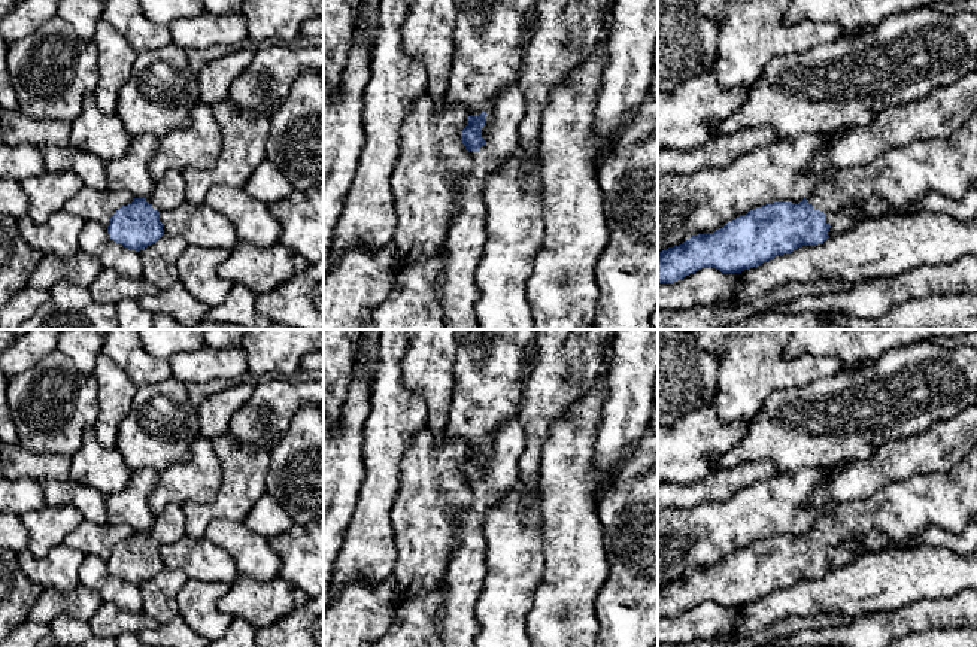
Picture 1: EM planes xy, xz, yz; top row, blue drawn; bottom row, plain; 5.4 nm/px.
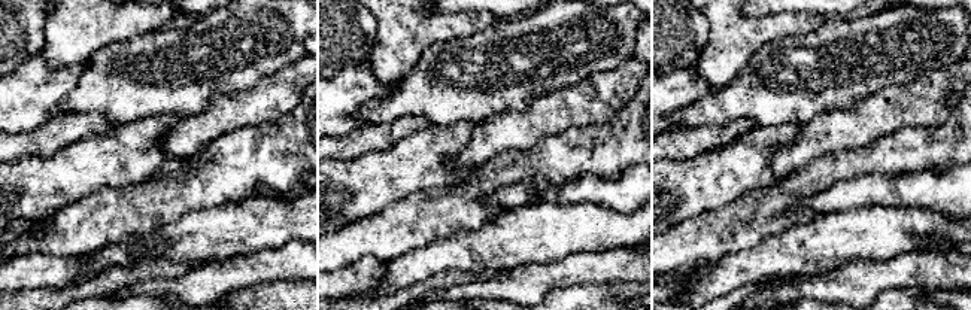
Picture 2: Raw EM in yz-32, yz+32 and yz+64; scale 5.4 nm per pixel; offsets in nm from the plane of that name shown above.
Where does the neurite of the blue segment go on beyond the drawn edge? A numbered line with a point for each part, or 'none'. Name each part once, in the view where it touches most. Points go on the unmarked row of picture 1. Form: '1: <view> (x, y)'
1: xz (458, 626)

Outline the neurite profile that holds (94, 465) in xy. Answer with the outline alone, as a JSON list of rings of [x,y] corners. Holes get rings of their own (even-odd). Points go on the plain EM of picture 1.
[[[87,429],[79,450],[72,455],[69,477],[107,496],[127,487],[131,470],[116,449],[103,447],[94,429]]]

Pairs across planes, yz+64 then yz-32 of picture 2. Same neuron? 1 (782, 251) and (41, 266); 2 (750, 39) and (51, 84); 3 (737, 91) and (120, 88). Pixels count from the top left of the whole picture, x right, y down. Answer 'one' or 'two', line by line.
1: two
2: two
3: one

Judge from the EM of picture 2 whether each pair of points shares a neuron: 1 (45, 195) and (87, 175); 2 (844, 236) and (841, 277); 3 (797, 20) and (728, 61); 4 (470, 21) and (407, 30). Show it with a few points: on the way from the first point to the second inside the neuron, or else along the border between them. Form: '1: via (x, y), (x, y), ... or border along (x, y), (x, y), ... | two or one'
1: via (55, 185), (69, 175), (76, 175) | one
2: border along (877, 260), (852, 260), (809, 274) | two
3: via (780, 24), (759, 30), (745, 45) | one
4: via (455, 24), (422, 26) | one

